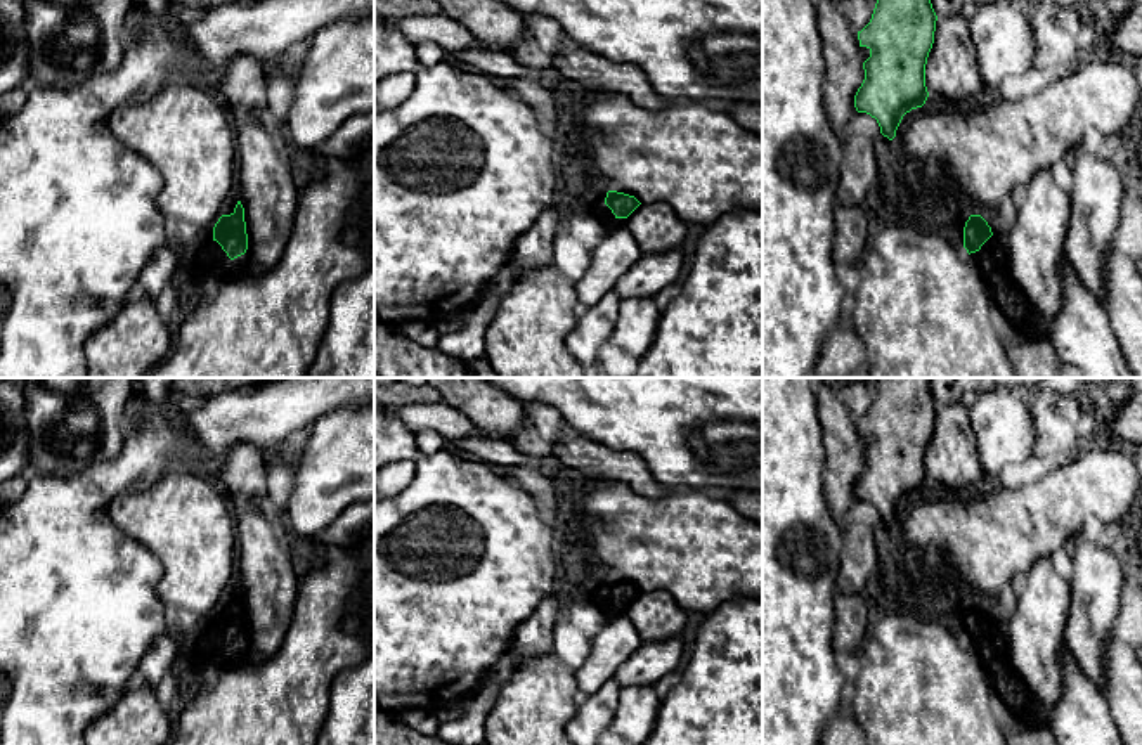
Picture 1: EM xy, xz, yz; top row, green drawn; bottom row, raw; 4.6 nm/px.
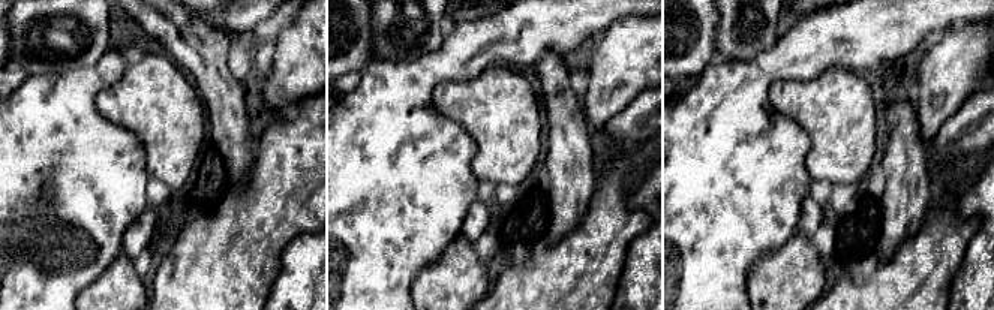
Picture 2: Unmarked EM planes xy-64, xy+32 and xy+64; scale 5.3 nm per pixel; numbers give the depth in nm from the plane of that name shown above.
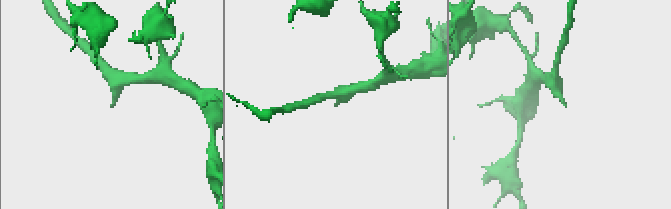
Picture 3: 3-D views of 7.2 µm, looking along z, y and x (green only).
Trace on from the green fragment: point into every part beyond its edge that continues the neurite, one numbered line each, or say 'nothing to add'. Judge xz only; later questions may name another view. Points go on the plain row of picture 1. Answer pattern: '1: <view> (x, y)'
1: xz (603, 602)

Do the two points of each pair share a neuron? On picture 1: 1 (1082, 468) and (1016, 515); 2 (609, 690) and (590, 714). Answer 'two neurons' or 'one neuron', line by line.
1: one neuron
2: one neuron

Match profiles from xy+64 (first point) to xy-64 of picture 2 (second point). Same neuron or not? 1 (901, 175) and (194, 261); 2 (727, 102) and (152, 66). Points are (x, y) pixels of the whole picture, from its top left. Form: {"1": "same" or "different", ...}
{"1": "different", "2": "different"}

